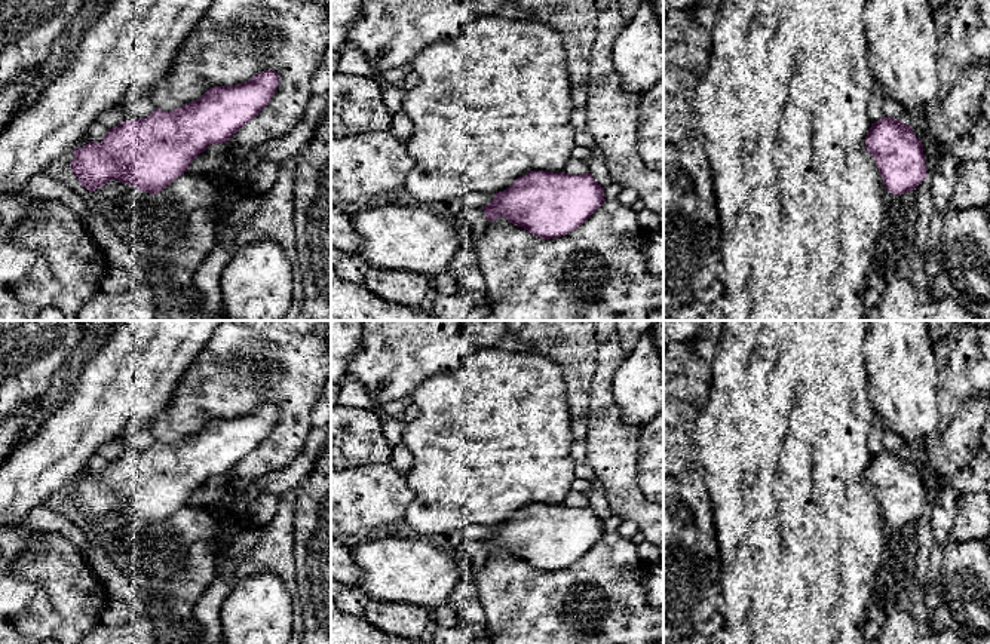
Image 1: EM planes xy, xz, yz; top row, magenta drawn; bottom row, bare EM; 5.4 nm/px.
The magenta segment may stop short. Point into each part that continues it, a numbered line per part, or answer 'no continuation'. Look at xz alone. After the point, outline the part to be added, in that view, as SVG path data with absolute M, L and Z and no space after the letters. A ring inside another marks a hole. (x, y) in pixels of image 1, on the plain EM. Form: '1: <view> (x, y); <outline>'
no continuation

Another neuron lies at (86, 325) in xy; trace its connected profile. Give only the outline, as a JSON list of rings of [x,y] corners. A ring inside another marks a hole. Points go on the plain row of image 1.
[[[80,321],[82,335],[85,337],[89,331],[111,332],[120,321]]]

